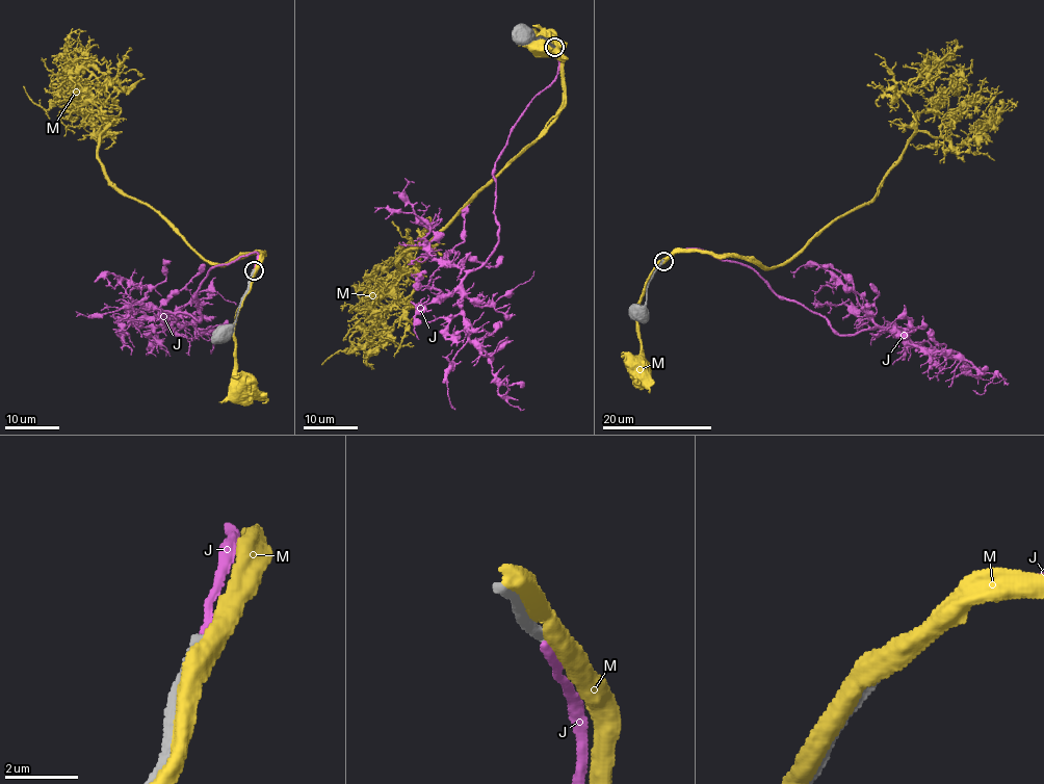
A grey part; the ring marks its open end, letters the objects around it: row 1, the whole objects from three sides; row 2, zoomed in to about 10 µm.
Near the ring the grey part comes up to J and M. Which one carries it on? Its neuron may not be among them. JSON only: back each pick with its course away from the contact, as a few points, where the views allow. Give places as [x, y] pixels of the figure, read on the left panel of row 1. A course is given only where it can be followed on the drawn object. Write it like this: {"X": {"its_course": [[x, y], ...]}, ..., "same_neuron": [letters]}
{"J": {"its_course": [[253, 271], [254, 252], [213, 268], [194, 295], [200, 321], [165, 313], [165, 324], [200, 330], [210, 350]]}, "same_neuron": ["J"]}

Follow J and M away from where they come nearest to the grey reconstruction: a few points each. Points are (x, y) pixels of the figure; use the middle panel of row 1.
J: (553, 47), (557, 74), (493, 170), (494, 253), (463, 281), (467, 336), (503, 395), (505, 376)
M: (551, 42), (533, 30), (534, 44), (539, 38), (544, 47)

